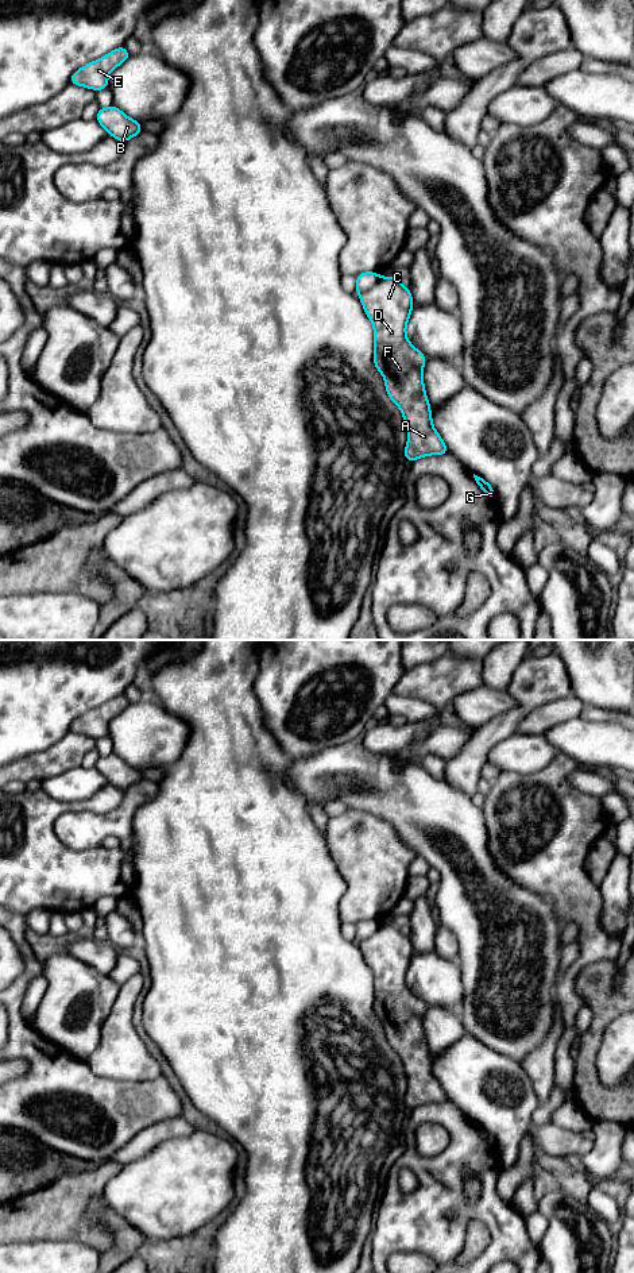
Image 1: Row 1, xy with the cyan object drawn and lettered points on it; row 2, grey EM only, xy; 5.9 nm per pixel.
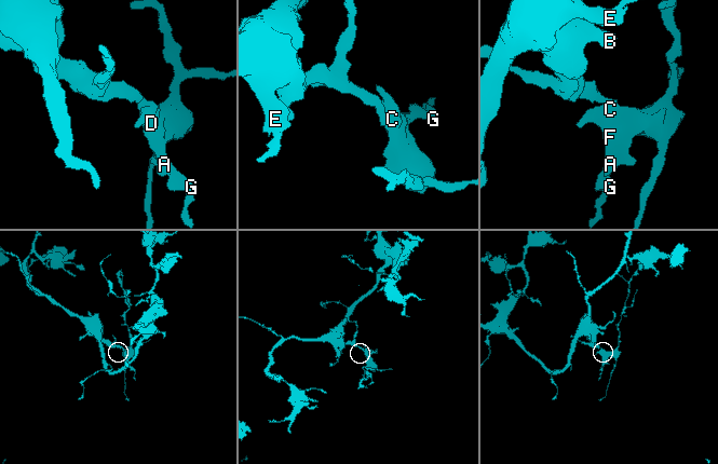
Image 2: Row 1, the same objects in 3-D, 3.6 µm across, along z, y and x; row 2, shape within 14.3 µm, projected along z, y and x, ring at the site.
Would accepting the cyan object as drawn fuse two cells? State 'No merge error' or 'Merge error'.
Merge error

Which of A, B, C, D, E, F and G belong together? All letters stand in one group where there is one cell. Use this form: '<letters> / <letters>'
A C D F G / B E

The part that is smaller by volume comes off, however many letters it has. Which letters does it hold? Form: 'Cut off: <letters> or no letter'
Cut off: A, C, D, F, G

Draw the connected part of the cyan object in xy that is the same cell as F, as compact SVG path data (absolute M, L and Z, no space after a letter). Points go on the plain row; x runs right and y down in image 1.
M380 925L370 938L357 944L374 975L375 1015L383 1023L386 1041L401 1057L407 1076L407 1092L403 1098L406 1108L414 1110L422 1104L448 1102L444 1088L433 1075L432 1058L425 1039L422 1017L426 1004L409 990L406 983L406 973L414 954L409 936L403 934L395 925Z

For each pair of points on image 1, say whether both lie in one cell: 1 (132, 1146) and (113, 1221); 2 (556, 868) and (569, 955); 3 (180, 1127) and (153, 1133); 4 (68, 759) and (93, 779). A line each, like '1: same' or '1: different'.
1: different
2: different
3: same
4: different

